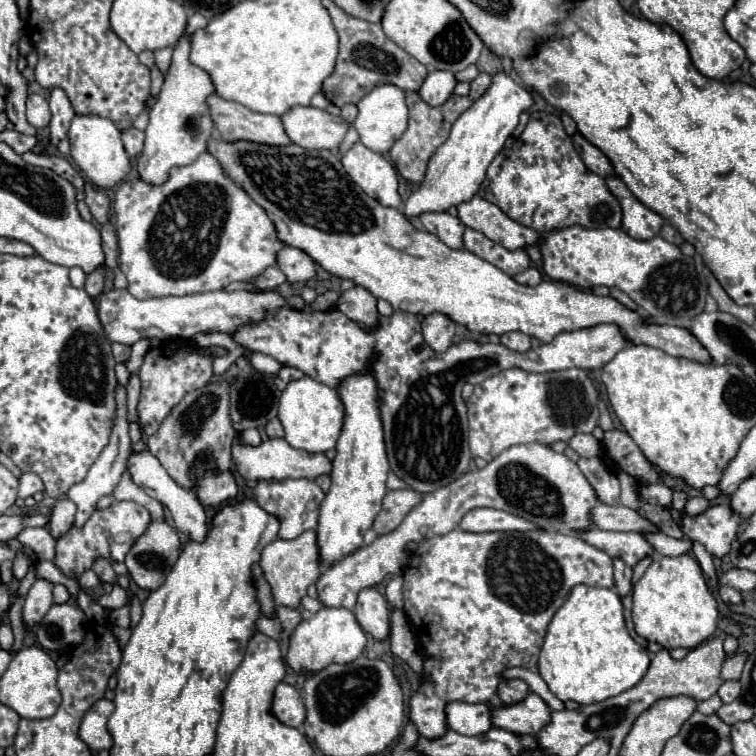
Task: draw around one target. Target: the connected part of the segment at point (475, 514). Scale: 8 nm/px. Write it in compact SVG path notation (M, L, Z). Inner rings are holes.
M473 509L469 511L461 525L463 531L533 531L539 529L531 525L531 521L523 521L523 517L515 517L513 513L503 513L499 509Z

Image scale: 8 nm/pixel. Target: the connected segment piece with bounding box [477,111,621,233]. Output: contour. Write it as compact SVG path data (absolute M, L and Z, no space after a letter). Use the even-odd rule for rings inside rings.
M533 111L513 147L491 161L477 195L497 205L509 219L541 233L571 225L621 227L621 205L609 193L605 179L585 167L561 119L545 111Z

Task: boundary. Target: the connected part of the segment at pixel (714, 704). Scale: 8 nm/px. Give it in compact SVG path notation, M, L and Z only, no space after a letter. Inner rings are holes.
M713 695L711 699L697 703L697 709L699 709L701 713L705 713L705 715L713 715L713 713L717 713L719 707L721 707L721 699L719 699L719 695Z

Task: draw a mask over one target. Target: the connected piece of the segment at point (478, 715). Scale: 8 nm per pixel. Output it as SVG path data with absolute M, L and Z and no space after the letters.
M453 701L445 705L445 721L461 735L481 735L491 729L491 711L485 703Z

